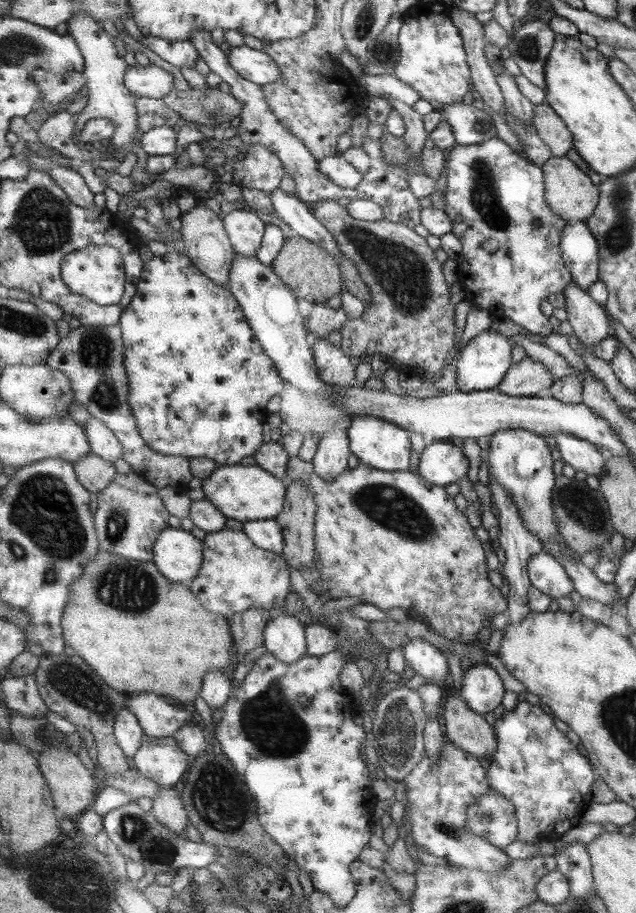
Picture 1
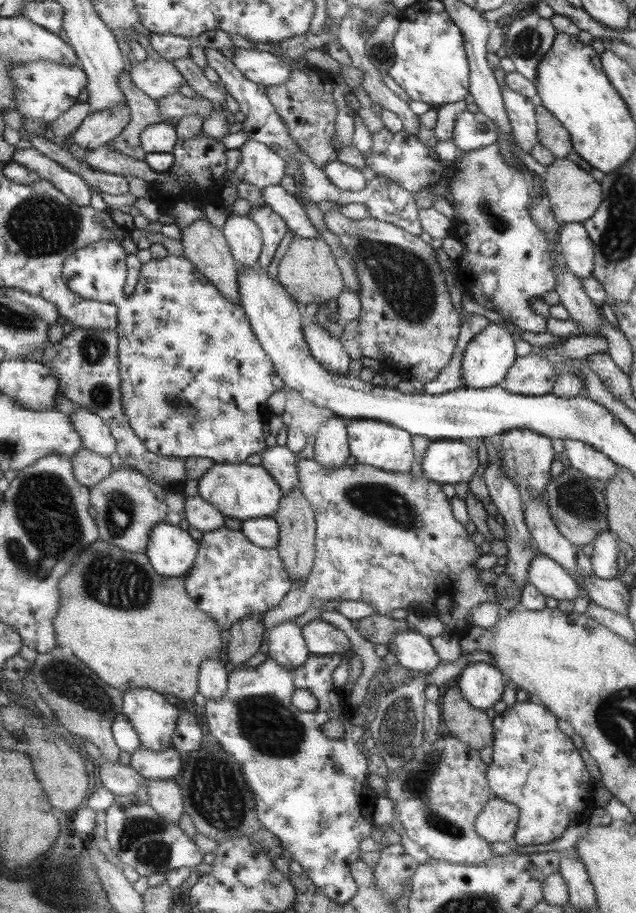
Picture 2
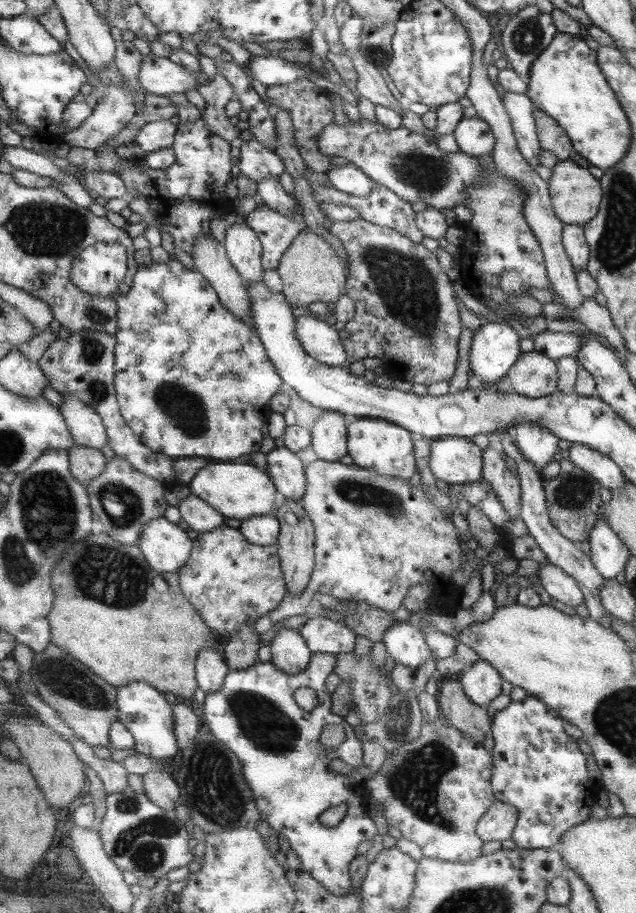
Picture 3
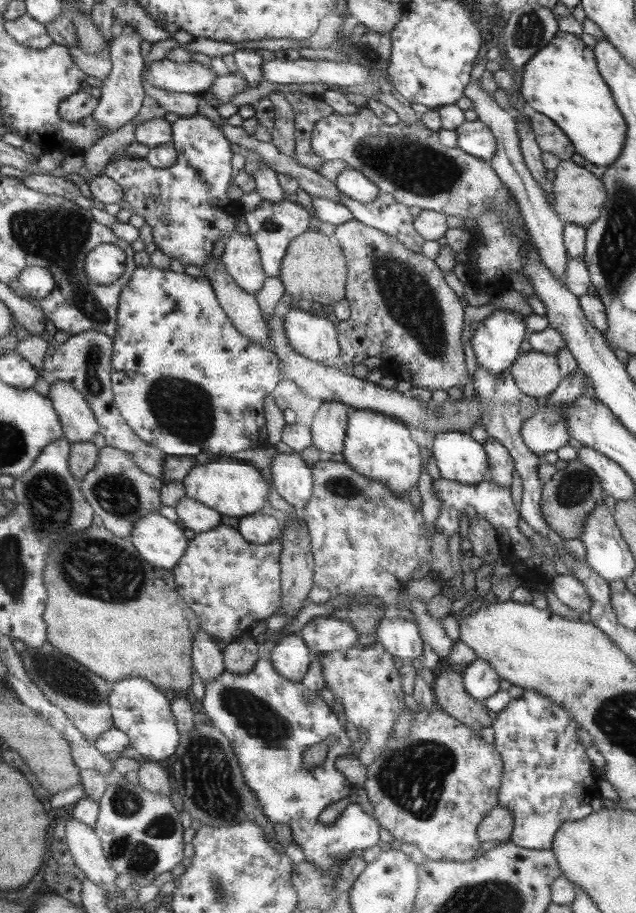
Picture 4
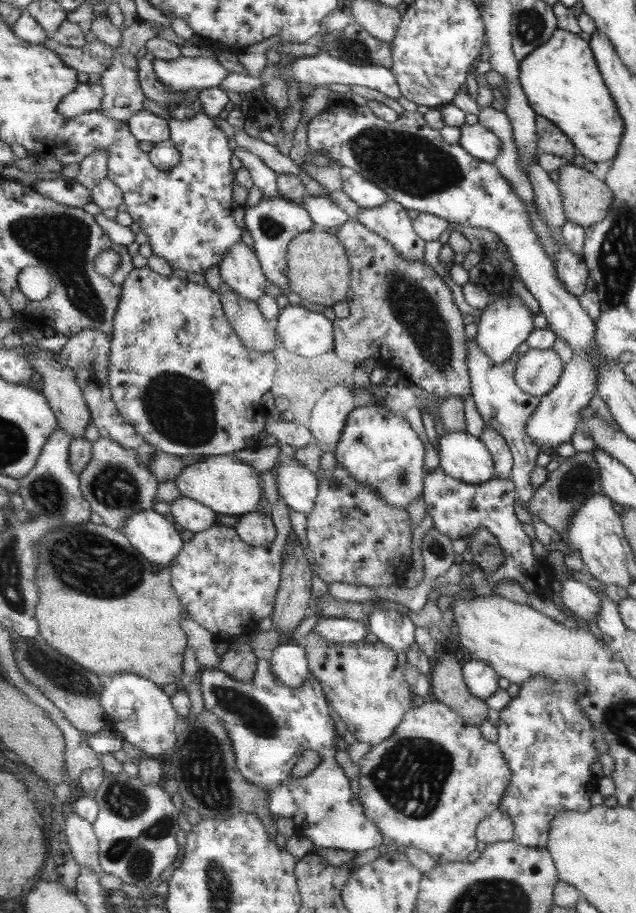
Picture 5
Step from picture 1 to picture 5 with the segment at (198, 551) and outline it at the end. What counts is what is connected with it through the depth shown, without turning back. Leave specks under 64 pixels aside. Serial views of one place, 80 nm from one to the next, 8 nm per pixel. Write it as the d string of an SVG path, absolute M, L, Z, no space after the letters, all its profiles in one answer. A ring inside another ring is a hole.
M154 509L130 516L121 529L141 554L161 566L169 567L184 546L175 524Z

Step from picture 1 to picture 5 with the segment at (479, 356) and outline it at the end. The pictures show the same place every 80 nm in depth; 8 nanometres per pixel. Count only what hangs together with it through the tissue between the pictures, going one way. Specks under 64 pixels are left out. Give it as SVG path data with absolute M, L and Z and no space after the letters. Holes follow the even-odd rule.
M511 292L508 296L501 296L493 302L488 302L486 307L482 309L481 316L477 321L477 333L474 341L479 348L483 349L484 355L494 365L503 364L504 360L511 358L513 350L526 342L527 334L533 330L533 317L529 308L521 302L521 298Z

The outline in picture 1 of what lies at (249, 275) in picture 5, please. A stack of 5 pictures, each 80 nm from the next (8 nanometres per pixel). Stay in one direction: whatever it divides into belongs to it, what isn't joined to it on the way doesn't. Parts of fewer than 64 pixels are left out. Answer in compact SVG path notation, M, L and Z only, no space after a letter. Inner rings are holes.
M237 209L223 218L234 252L256 257L263 242L265 222L257 214L243 209Z

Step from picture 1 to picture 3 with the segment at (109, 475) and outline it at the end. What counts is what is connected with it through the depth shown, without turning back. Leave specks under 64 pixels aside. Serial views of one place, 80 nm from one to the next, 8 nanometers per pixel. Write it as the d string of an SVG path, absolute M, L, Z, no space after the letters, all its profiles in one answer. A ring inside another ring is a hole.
M75 444L68 451L73 476L84 485L89 484L107 468L107 458L101 449Z

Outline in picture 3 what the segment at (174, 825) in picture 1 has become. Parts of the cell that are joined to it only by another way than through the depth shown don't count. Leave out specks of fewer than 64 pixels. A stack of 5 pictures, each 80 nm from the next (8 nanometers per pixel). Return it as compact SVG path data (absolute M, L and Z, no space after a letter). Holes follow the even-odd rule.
M152 770L142 776L142 782L144 793L153 804L165 810L175 811L175 806L179 805L177 802L181 798L181 790L171 774L167 774L167 771Z

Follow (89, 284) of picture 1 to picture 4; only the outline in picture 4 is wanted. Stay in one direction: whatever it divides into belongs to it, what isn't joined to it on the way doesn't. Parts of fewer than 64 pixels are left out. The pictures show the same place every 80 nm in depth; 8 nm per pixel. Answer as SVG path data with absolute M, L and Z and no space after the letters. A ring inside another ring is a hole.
M101 244L85 258L85 266L94 283L110 285L126 272L127 253L113 244ZM150 264L137 267L120 296L113 360L115 402L137 436L147 444L171 456L211 452L221 458L263 445L261 428L267 422L265 398L280 383L281 360L270 346L256 344L237 330L207 276L193 277Z

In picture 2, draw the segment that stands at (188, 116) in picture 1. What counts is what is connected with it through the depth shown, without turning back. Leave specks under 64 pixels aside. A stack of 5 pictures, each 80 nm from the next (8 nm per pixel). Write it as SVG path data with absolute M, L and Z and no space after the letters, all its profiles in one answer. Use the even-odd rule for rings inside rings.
M177 91L175 94L160 98L157 101L160 114L168 120L183 118L183 116L190 116L190 114L200 114L205 120L214 109L213 103L198 93L197 99L193 99L183 96Z

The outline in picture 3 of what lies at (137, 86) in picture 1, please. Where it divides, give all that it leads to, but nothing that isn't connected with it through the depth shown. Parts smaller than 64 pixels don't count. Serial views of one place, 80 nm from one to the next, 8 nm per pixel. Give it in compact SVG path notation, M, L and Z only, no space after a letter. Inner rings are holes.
M155 46L144 57L140 74L145 92L156 95L181 94L189 90L198 90L200 84L206 82L208 78L203 70L195 74L173 62L169 55Z

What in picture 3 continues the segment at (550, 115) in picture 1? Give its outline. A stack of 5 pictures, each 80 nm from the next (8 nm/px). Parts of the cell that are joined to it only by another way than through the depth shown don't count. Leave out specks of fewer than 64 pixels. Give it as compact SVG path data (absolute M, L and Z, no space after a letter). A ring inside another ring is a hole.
M533 108L531 116L534 118L536 137L542 151L553 153L559 161L567 160L572 146L565 131L543 111Z

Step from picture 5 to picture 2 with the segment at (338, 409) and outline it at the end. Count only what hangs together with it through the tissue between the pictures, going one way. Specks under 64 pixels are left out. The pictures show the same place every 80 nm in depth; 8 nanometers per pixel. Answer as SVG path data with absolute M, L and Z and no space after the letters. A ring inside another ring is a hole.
M333 416L320 424L315 433L313 454L312 460L323 468L331 469L345 465L350 452L344 419Z

